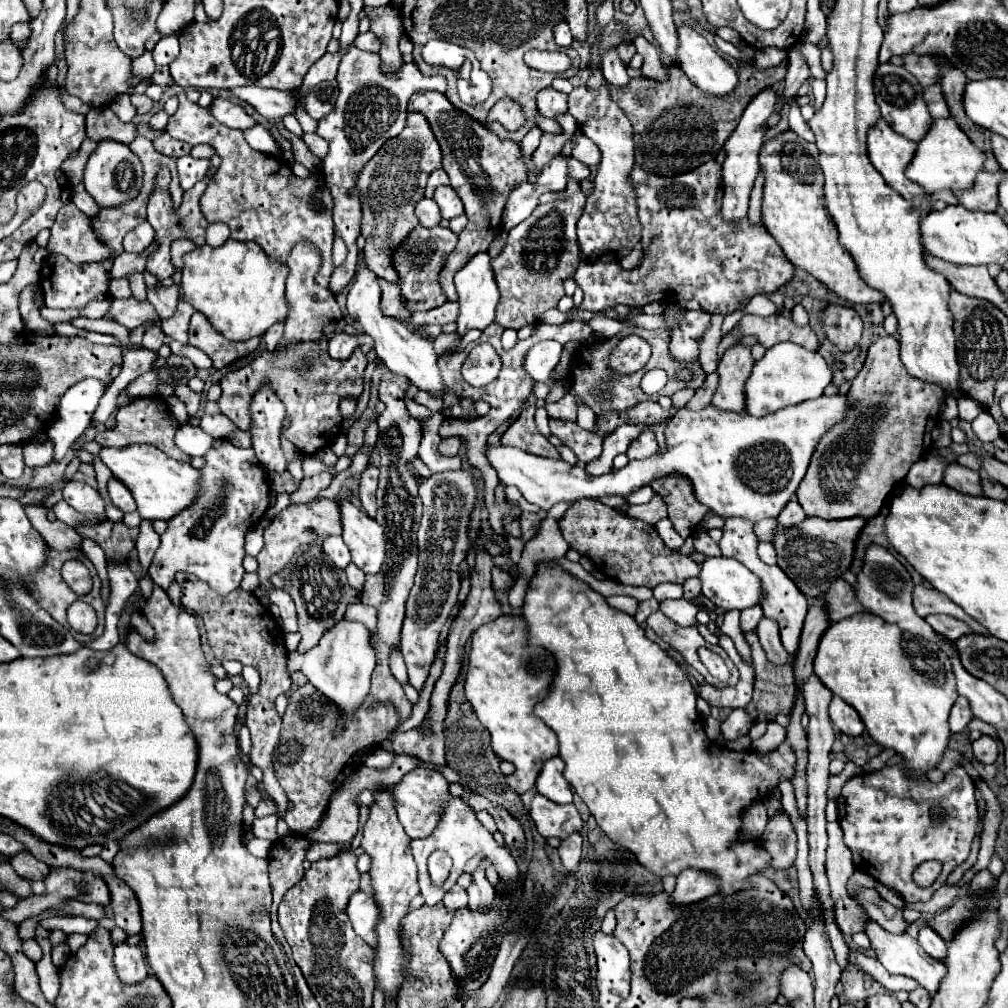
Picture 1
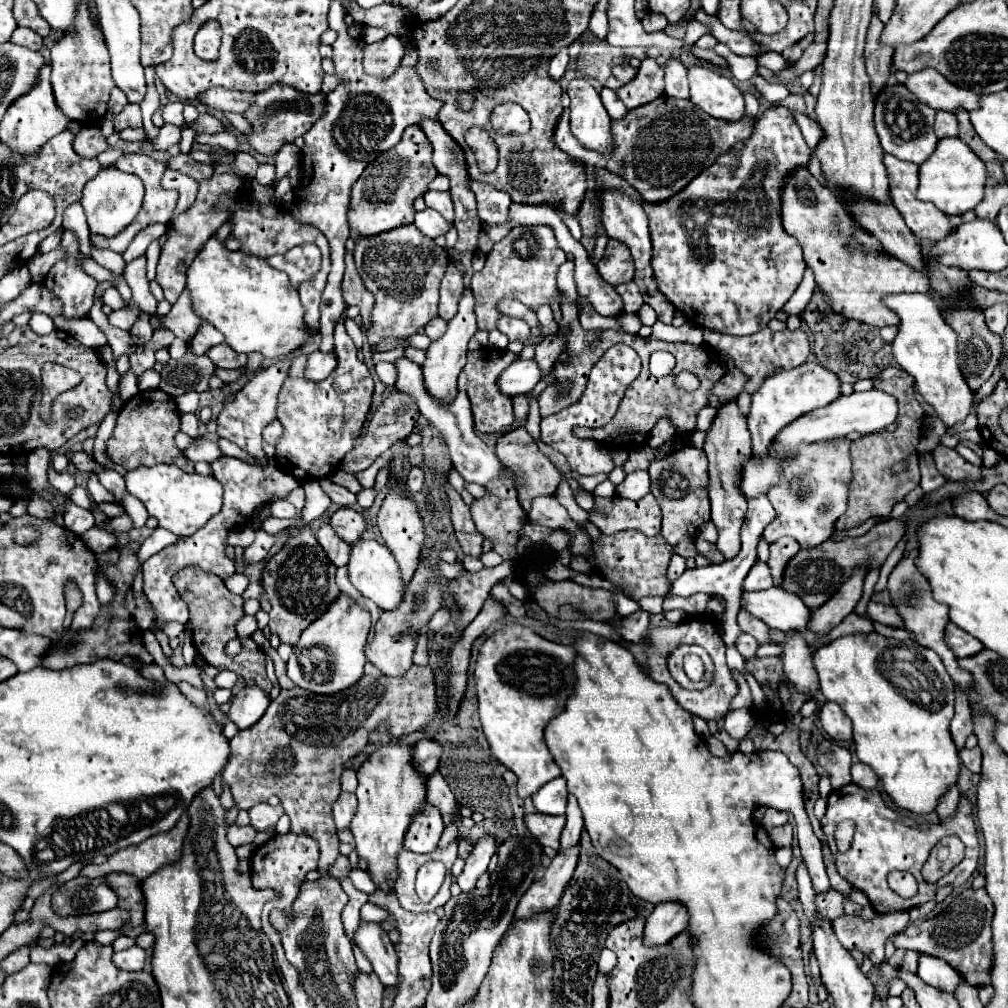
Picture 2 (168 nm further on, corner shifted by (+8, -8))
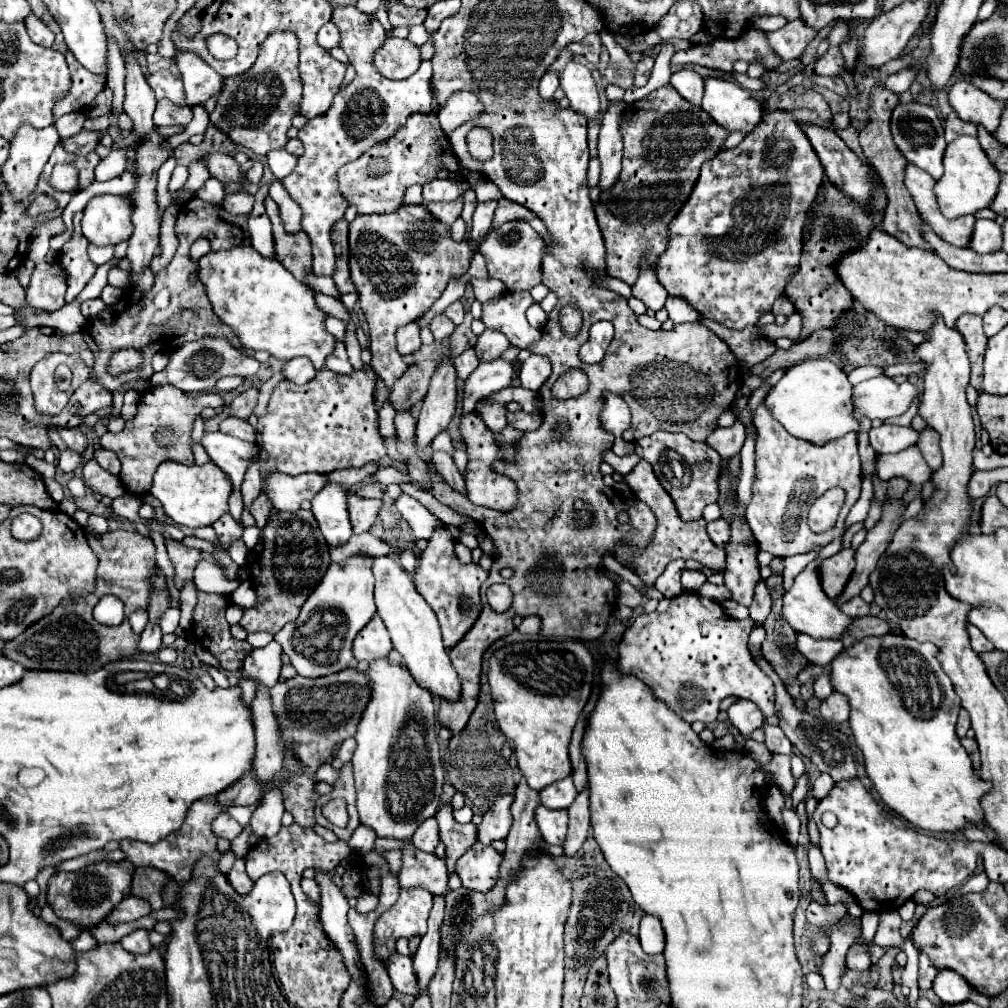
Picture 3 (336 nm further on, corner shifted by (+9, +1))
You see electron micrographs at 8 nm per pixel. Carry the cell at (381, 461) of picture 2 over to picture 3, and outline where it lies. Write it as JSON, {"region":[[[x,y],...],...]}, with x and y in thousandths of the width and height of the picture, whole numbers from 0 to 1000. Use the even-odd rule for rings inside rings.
{"region":[[[442,428],[435,430],[435,434],[429,436],[427,445],[429,445],[429,447],[440,447],[440,449],[444,449],[444,451],[450,451],[450,449],[452,449],[452,445],[450,445],[450,441],[448,441],[448,436],[446,436],[446,432],[444,432]]]}

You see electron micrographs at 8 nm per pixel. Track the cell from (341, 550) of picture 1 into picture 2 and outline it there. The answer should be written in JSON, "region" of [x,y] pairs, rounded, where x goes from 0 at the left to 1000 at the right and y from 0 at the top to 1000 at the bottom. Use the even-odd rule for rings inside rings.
{"region":[[[320,518],[313,532],[314,532],[314,536],[316,536],[318,542],[320,542],[320,546],[324,548],[324,552],[328,554],[328,558],[330,558],[332,562],[342,562],[342,560],[346,558],[348,542],[334,532],[334,528],[330,526],[330,522],[328,522],[326,518]]]}

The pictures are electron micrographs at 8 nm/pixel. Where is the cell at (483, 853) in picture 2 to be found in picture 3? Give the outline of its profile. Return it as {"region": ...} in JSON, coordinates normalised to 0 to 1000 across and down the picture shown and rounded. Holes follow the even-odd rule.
{"region":[[[500,789],[490,795],[490,799],[480,807],[480,813],[474,820],[474,834],[478,838],[484,838],[492,832],[500,832],[504,828],[504,822],[508,818],[508,809],[506,809],[506,799],[510,791]]]}

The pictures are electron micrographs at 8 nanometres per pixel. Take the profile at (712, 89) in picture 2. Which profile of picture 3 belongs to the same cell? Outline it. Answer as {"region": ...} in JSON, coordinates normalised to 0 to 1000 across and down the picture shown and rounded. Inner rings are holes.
{"region":[[[698,78],[696,108],[722,130],[736,128],[744,132],[756,118],[754,102],[724,78]]]}

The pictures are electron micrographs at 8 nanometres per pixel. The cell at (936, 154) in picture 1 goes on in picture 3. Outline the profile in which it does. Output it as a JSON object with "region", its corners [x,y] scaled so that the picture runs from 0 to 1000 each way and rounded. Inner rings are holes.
{"region":[[[952,134],[952,136],[948,136],[948,140],[940,142],[940,146],[938,146],[937,176],[933,176],[933,180],[929,180],[927,191],[929,191],[929,199],[933,203],[935,213],[944,217],[944,215],[968,211],[970,207],[980,205],[990,189],[990,182],[992,182],[992,172],[980,160],[970,138],[962,136],[962,134]]]}

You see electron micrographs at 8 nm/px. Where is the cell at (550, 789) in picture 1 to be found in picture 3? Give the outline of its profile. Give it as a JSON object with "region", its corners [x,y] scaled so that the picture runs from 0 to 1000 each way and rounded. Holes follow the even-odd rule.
{"region":[[[560,771],[536,785],[538,799],[544,803],[563,803],[571,793],[571,781],[565,771]]]}

